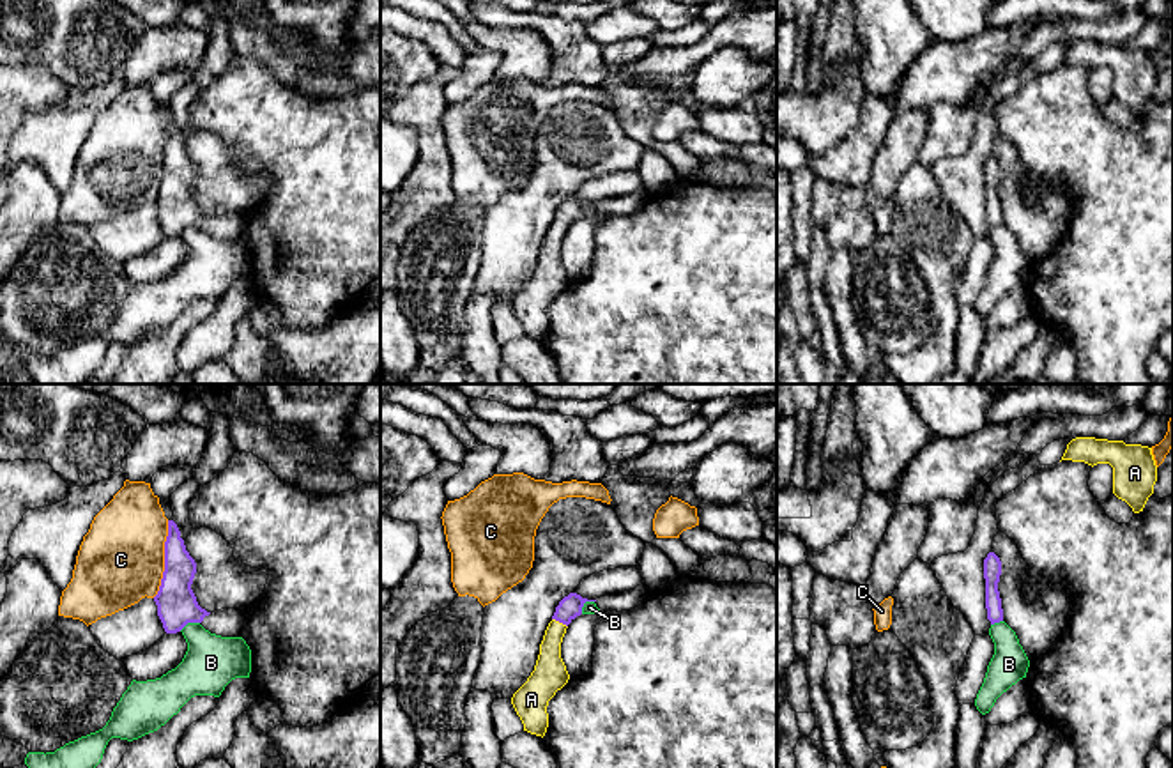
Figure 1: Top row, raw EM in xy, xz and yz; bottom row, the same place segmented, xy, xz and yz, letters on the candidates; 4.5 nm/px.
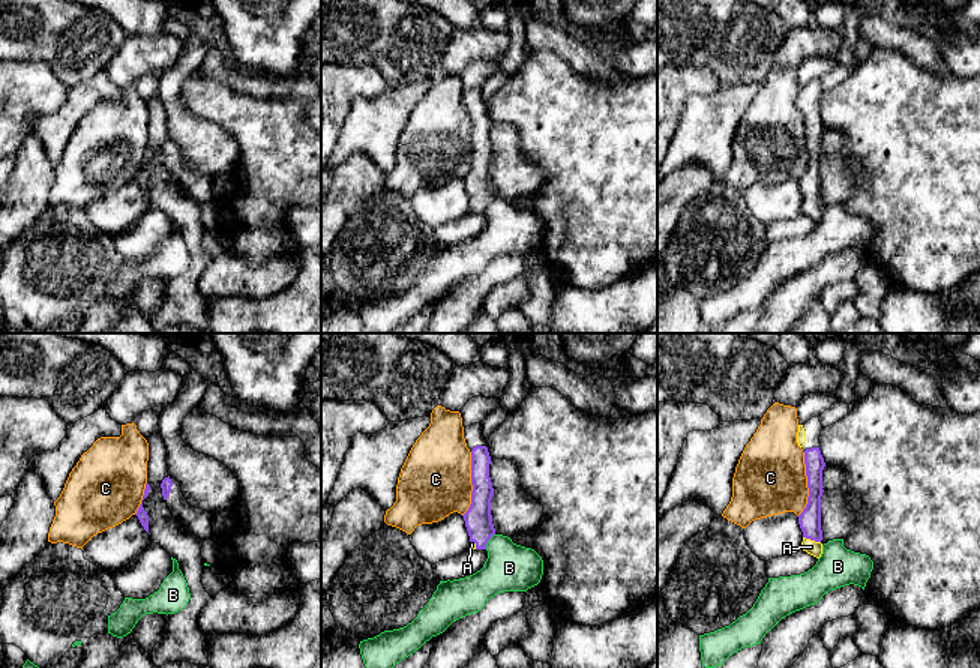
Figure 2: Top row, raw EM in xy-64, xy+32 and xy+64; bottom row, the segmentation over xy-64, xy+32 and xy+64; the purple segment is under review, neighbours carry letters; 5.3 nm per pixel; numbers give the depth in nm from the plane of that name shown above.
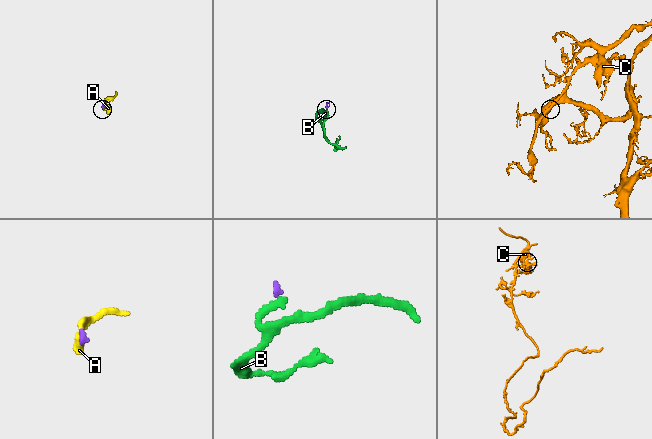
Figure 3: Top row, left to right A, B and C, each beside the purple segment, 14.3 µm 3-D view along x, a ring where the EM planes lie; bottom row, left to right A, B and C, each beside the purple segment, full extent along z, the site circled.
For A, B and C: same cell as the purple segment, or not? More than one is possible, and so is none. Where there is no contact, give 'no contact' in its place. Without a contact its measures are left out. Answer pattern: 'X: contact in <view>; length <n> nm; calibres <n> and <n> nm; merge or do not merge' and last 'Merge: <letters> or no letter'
A: contact in xz; length 80 nm; calibres 100 and 150 nm; merge
B: contact in xy; length 100 nm; calibres 180 and 240 nm; do not merge
C: contact in xy; length 360 nm; calibres 180 and 400 nm; do not merge
Merge: A

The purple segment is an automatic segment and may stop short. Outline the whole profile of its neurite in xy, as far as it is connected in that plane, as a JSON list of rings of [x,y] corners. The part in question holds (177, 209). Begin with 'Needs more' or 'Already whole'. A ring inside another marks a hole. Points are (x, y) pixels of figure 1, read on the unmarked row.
Needs more. [[[168,124],[165,145],[165,175],[154,205],[166,237],[180,235],[188,227],[200,227],[211,237],[241,241],[248,211],[207,216],[196,205],[191,193],[196,166],[186,154],[180,134]]]

